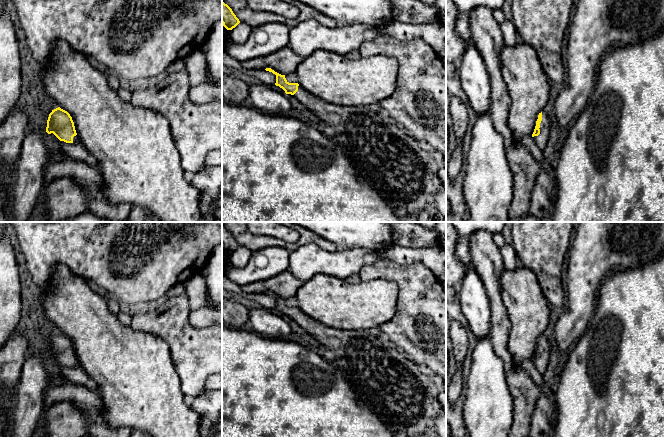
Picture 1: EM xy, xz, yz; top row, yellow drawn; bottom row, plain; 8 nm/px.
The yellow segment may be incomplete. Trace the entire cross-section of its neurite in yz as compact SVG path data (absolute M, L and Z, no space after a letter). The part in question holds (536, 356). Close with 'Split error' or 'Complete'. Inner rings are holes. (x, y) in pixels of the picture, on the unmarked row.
M542 335L538 339L536 350L532 358L533 365L541 372L544 373L550 356L550 343L546 336Z. Split error

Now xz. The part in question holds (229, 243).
M222 225L222 248L227 254L232 254L240 247L232 233Z. Complete

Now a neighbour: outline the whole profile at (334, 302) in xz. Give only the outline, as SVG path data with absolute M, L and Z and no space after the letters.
M317 274L301 285L295 298L303 313L330 328L376 331L381 324L395 316L398 286L386 279L348 283L328 274Z

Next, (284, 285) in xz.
M285 270L273 277L258 280L241 286L241 290L248 294L265 294L271 292L281 299L295 297L304 282L295 277L289 270Z

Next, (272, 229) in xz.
M248 222L248 230L257 236L275 237L288 243L295 243L300 238L298 231L278 222Z

